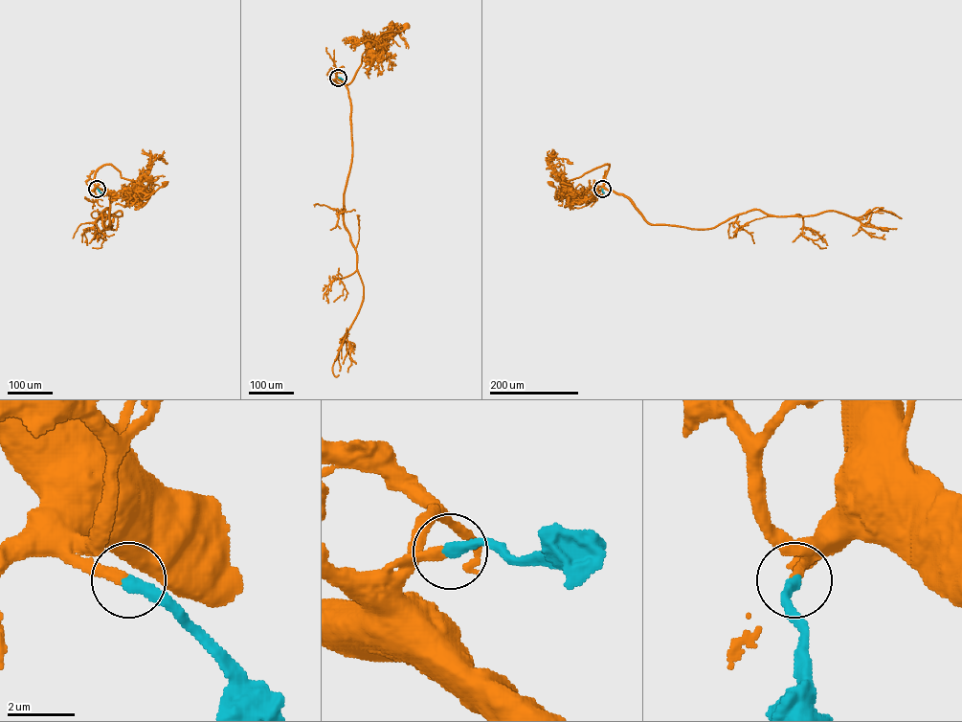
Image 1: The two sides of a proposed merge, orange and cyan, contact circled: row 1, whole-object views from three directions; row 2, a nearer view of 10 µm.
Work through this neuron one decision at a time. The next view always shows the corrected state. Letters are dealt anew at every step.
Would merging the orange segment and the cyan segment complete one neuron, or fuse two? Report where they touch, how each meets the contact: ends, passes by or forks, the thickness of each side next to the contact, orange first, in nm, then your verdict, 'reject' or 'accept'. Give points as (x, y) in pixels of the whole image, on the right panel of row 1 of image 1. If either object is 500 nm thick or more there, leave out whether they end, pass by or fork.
place (602, 189); orange ends; cyan ends; calibres 320 and 400 nm; accept

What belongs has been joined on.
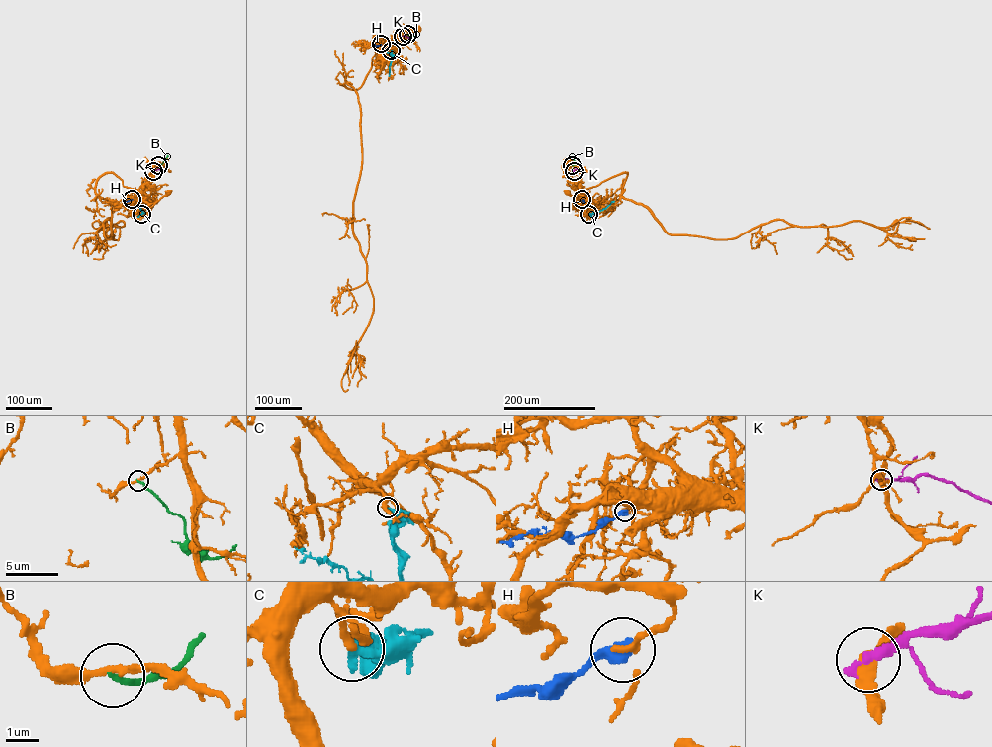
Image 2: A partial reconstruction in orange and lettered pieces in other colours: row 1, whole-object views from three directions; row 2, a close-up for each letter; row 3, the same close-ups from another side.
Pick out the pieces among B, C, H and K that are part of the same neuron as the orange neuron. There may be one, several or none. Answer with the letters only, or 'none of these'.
none of these

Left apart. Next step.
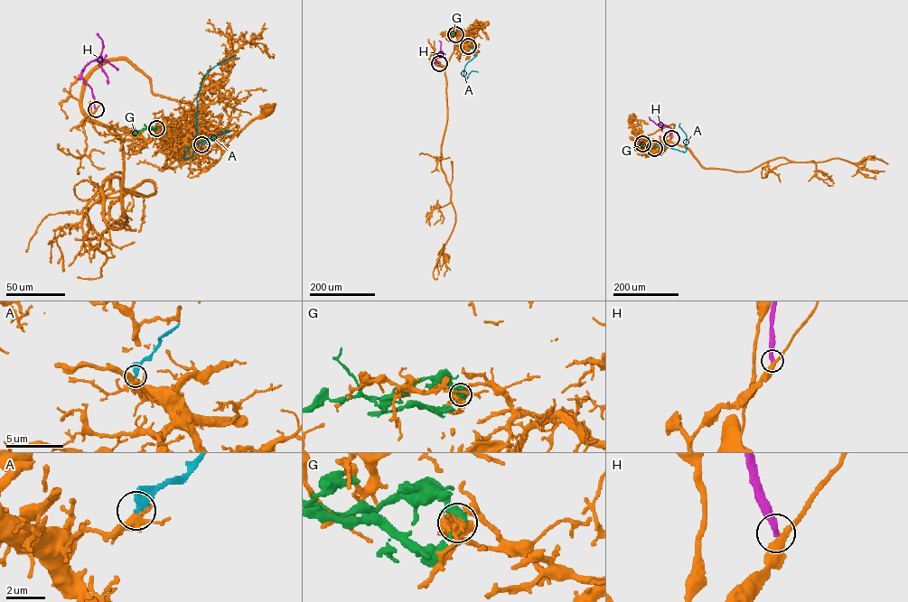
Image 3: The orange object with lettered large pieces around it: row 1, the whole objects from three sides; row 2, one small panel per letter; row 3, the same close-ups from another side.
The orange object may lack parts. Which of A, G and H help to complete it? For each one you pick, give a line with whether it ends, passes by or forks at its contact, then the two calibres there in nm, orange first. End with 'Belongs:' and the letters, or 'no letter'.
Belongs: no letter

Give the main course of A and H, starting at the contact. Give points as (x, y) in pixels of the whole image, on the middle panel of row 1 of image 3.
A: (468, 46), (476, 54), (465, 65), (463, 75), (467, 78), (472, 70), (478, 71)
H: (438, 63), (435, 62), (441, 50), (439, 41)

